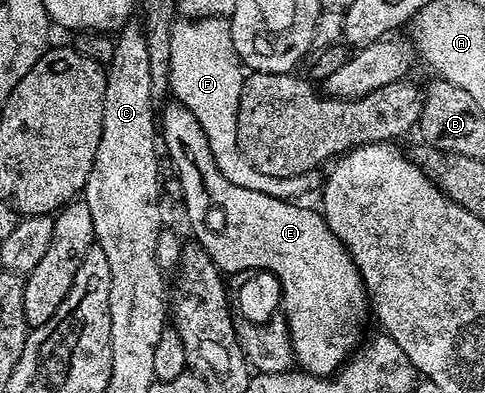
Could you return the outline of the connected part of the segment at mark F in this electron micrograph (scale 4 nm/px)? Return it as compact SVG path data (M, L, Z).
M225 17L177 19L171 32L170 89L181 106L196 116L220 172L224 172L232 184L236 184L236 180L238 184L256 182L257 169L248 164L236 140L238 116L234 111L240 104L243 77L244 67L232 44L230 23Z

